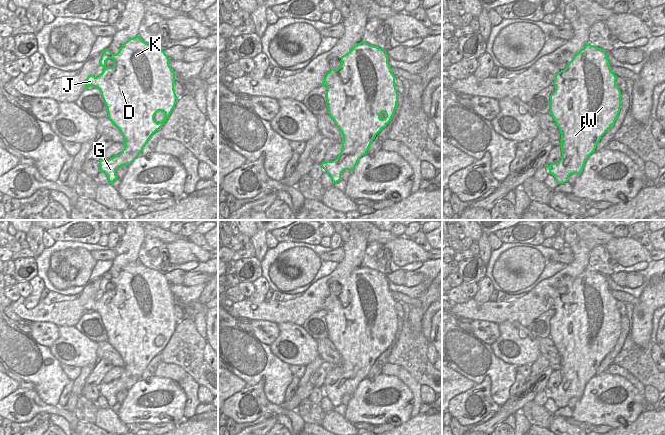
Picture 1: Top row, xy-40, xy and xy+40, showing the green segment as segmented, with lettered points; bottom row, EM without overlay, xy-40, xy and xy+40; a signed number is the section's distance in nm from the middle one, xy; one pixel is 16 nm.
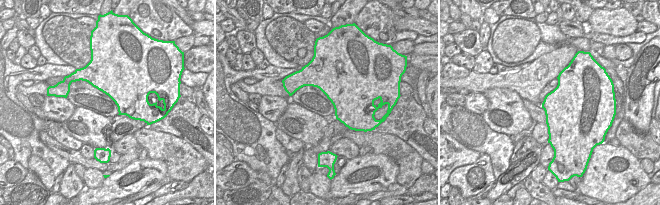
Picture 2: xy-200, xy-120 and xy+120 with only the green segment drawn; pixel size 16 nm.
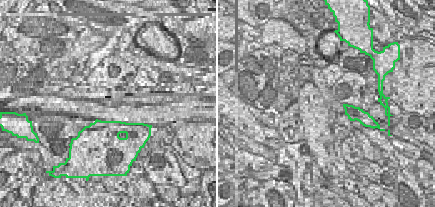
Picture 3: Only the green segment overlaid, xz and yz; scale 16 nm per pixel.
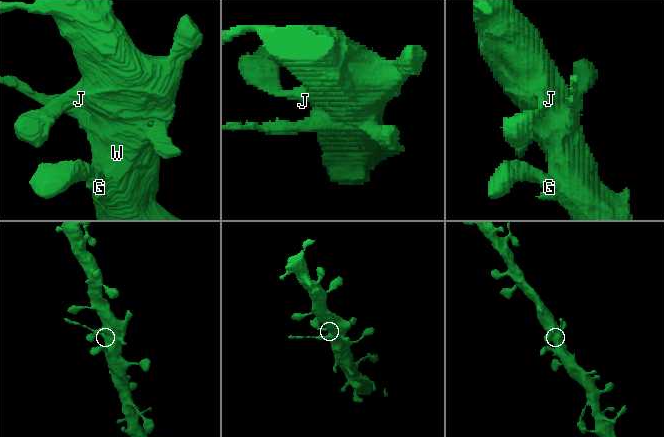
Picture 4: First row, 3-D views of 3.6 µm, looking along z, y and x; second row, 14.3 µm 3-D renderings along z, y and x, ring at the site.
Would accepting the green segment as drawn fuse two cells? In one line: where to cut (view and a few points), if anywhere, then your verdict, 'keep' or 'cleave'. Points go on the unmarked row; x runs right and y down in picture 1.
no cut; keep

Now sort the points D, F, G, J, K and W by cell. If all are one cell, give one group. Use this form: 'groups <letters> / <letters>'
groups D F G J K W

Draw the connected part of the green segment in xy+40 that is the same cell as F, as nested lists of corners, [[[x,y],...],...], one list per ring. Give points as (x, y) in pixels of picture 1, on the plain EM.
[[[590,267],[586,268],[567,291],[555,299],[553,309],[555,315],[550,319],[550,338],[561,357],[562,381],[557,387],[545,389],[558,408],[568,405],[571,398],[581,398],[586,384],[595,376],[601,361],[615,347],[621,332],[621,315],[616,308],[617,300],[611,295],[607,278],[601,272]]]

